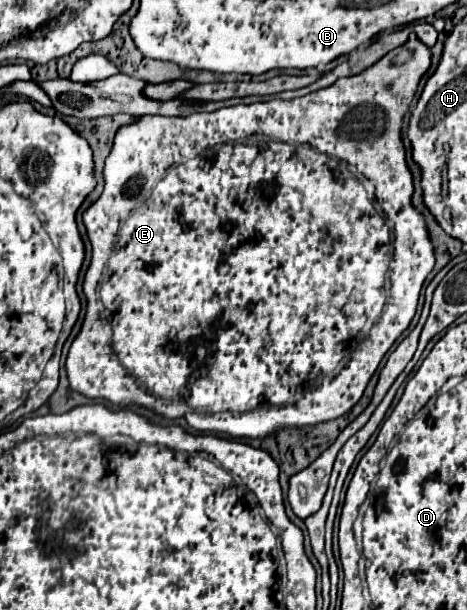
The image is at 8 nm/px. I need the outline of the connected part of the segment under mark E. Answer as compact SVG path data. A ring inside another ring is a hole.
M410 34L406 44L390 50L384 58L380 58L374 66L368 66L364 72L348 78L338 78L332 86L310 92L302 98L274 98L268 102L254 102L250 106L238 104L230 108L220 108L210 114L190 114L186 118L142 116L138 122L122 126L116 134L110 158L104 166L106 188L102 196L82 216L88 238L92 242L92 262L84 280L84 294L88 298L86 318L82 324L82 332L72 342L66 360L72 390L88 398L104 398L118 406L140 404L164 418L186 418L188 424L198 432L224 433L234 438L264 438L280 428L312 426L346 414L360 400L382 356L408 328L416 312L424 280L434 268L434 248L424 218L414 210L410 200L414 184L400 138L402 118L410 106L410 100L414 98L420 78L428 68L430 50L416 38L416 34ZM350 166L358 166L358 174L362 174L368 184L374 186L374 196L382 212L378 212L368 200L366 188L348 170ZM132 180L154 180L152 194L148 198L140 196L140 190L132 190Z

